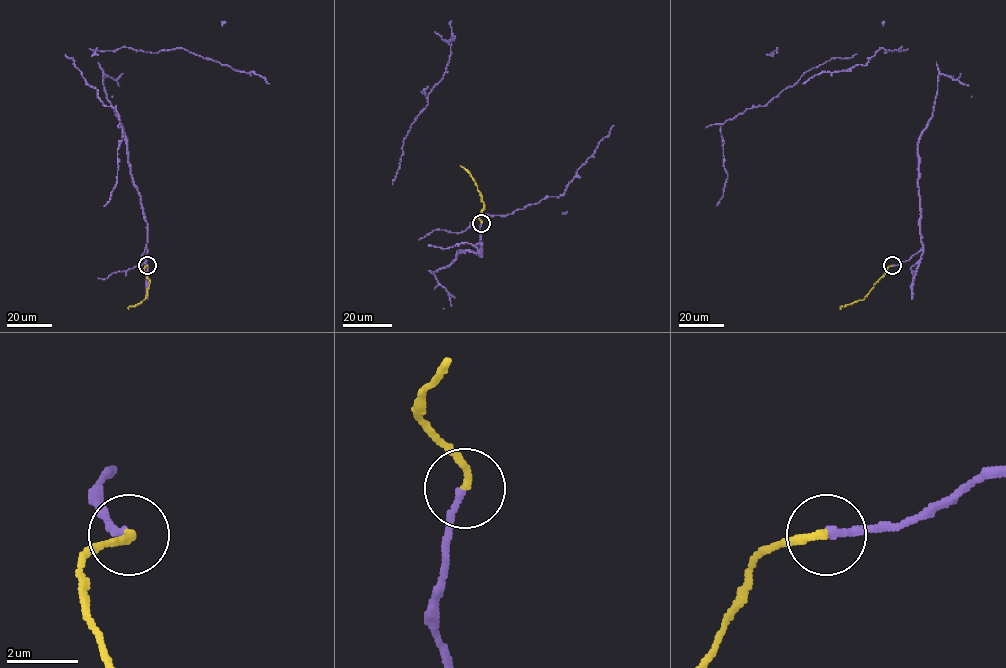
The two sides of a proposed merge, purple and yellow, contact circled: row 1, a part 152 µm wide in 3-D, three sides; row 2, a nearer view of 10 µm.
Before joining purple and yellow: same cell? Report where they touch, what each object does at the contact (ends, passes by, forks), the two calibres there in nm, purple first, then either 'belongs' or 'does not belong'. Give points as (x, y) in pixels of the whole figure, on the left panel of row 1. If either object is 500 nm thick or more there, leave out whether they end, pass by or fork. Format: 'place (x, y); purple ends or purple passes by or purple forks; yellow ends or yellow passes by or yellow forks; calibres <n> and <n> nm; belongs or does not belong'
place (147, 265); purple ends; yellow ends; calibres 200 and 200 nm; belongs

